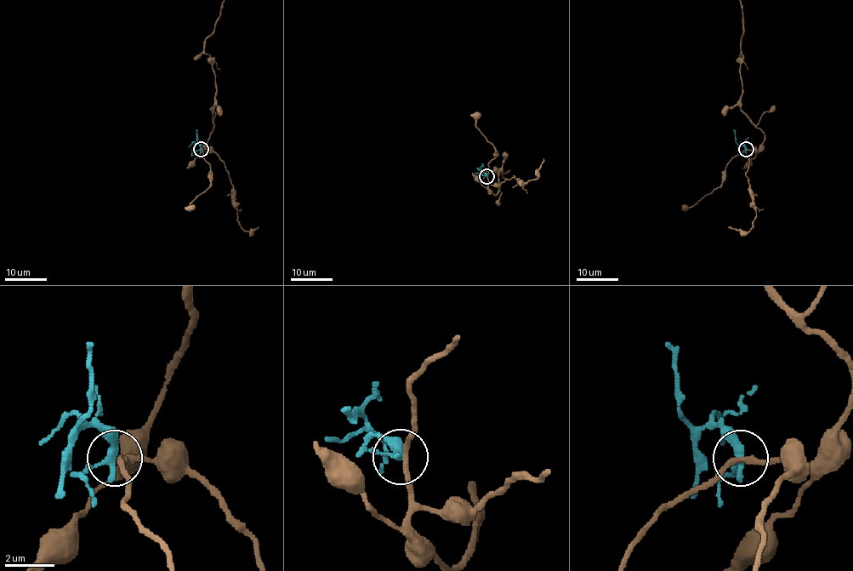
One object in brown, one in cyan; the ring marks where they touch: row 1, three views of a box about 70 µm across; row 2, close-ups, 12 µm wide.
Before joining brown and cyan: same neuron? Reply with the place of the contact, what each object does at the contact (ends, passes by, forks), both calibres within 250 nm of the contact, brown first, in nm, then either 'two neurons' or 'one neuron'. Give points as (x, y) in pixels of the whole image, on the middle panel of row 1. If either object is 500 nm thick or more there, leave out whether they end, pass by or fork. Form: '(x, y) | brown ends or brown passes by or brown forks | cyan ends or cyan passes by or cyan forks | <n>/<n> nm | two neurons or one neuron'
(486, 176) | brown passes by | cyan passes by | 200/300 nm | two neurons

